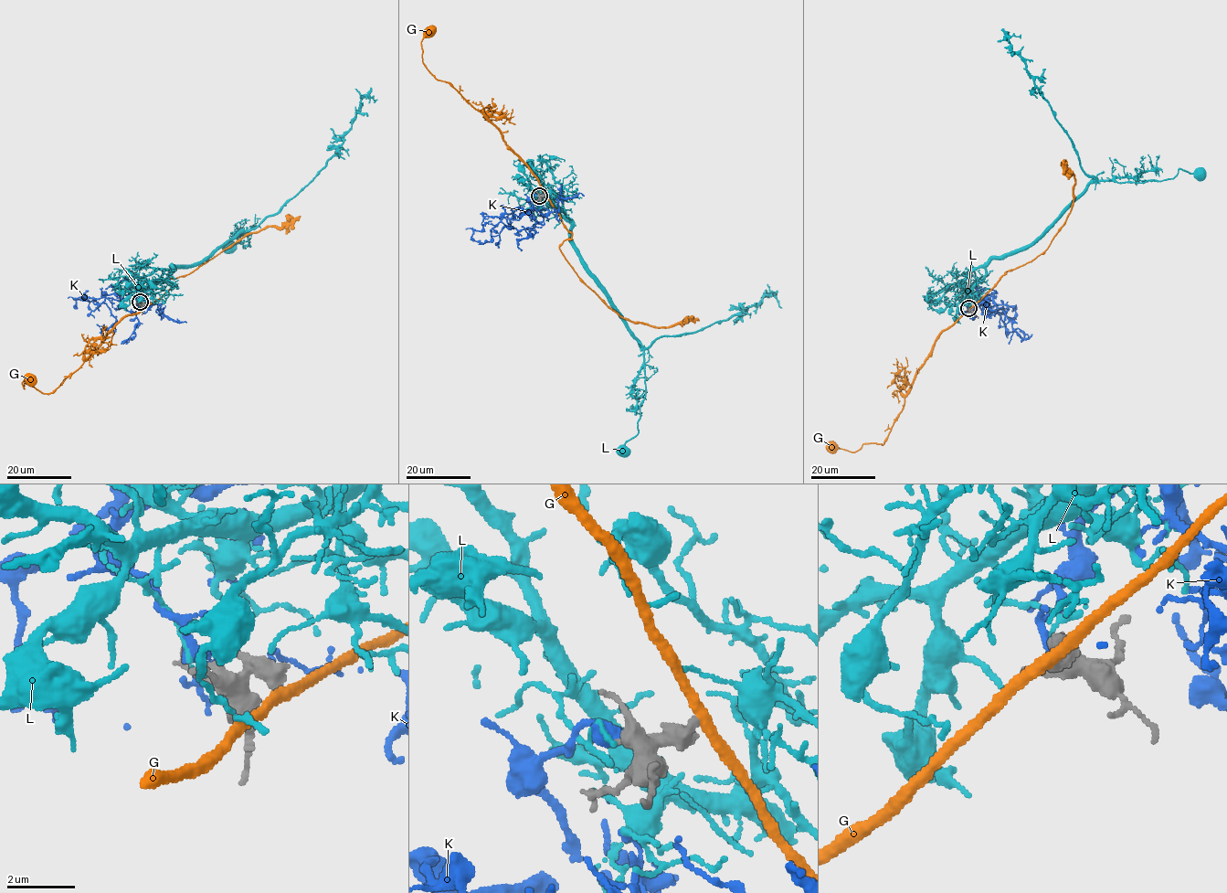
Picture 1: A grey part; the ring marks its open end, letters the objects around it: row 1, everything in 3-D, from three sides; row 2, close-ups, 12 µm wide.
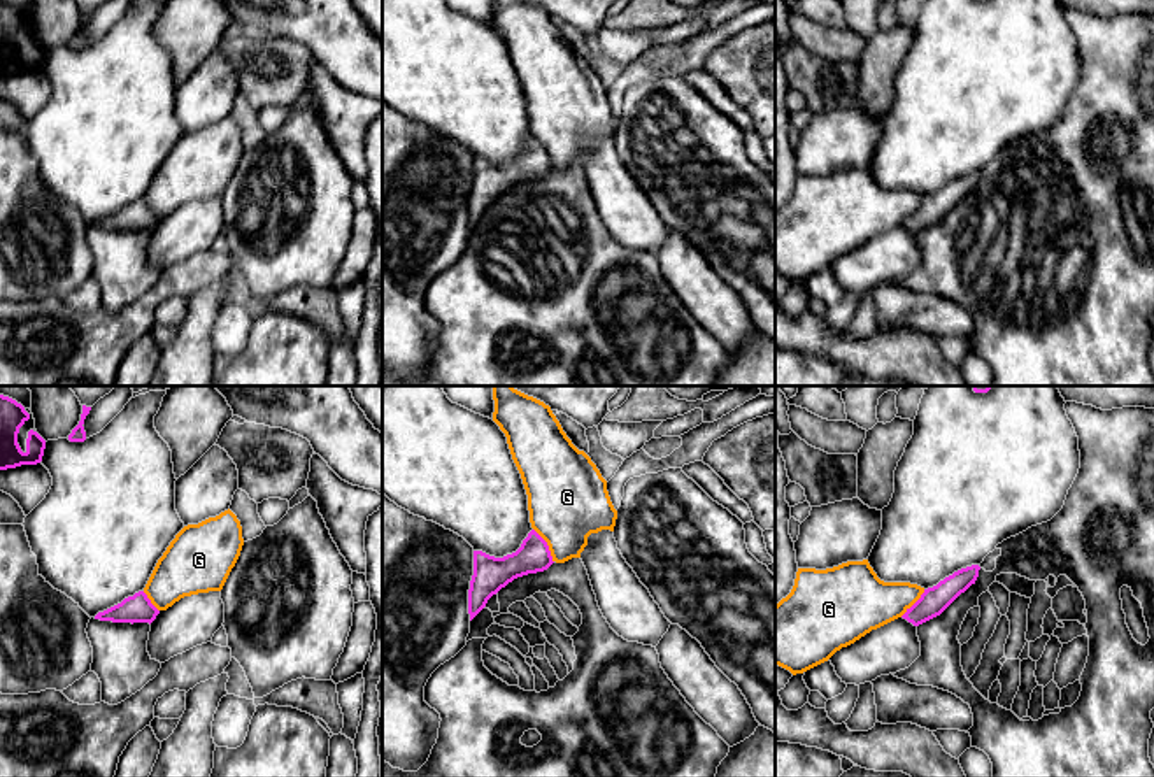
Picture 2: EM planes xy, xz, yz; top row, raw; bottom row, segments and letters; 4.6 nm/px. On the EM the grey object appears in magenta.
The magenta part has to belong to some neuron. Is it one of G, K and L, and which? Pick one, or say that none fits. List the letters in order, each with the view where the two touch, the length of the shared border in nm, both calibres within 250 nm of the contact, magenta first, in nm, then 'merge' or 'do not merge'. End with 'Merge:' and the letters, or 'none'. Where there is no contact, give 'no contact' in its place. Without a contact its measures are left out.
G: xz | 180 nm | 150/360 nm | do not merge
K: no contact | merge
L: no contact | do not merge
Merge: K

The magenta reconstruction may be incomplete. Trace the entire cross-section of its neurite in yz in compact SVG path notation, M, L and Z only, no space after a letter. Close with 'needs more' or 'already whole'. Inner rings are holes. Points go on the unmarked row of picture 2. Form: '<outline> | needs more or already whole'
M979 172L954 179L937 193L924 196L921 205L901 223L914 233L919 233L940 223L961 200L965 200L979 184Z | already whole

